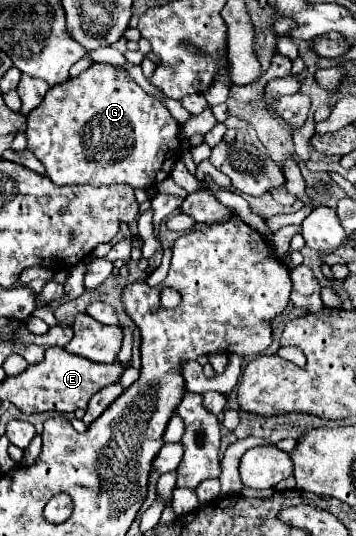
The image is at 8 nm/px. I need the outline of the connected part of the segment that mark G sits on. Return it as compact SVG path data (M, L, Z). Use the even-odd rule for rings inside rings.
M94 63L88 71L84 71L82 75L78 77L72 77L60 85L54 85L44 101L30 111L28 115L28 129L26 129L26 139L28 139L28 145L26 149L32 151L36 155L36 159L46 167L46 175L52 179L52 183L56 185L112 185L112 183L126 183L126 185L132 185L136 189L148 189L148 187L154 187L158 183L162 183L164 179L170 177L170 171L172 167L176 165L176 161L180 159L180 125L176 123L176 119L170 115L170 111L166 109L166 105L148 95L134 79L130 79L128 71L124 67L118 67L118 65L108 65L108 63Z

